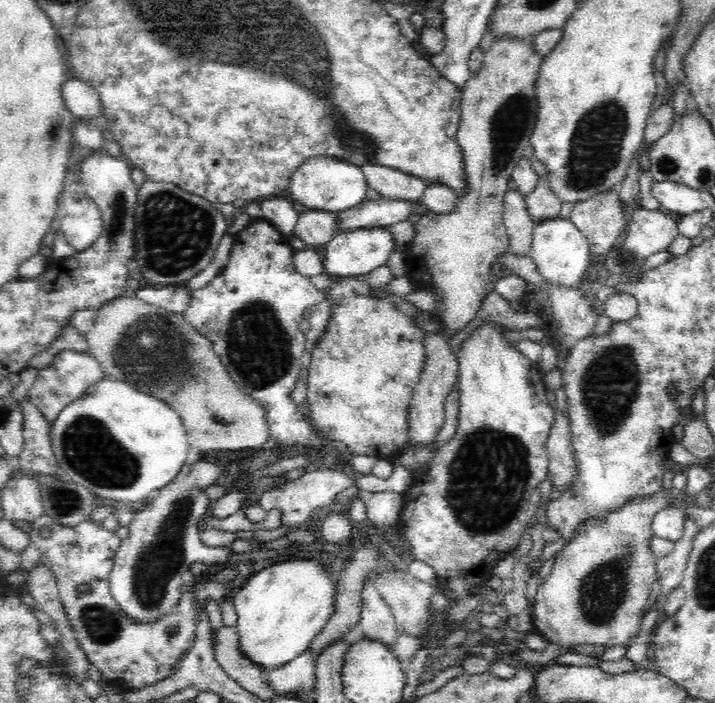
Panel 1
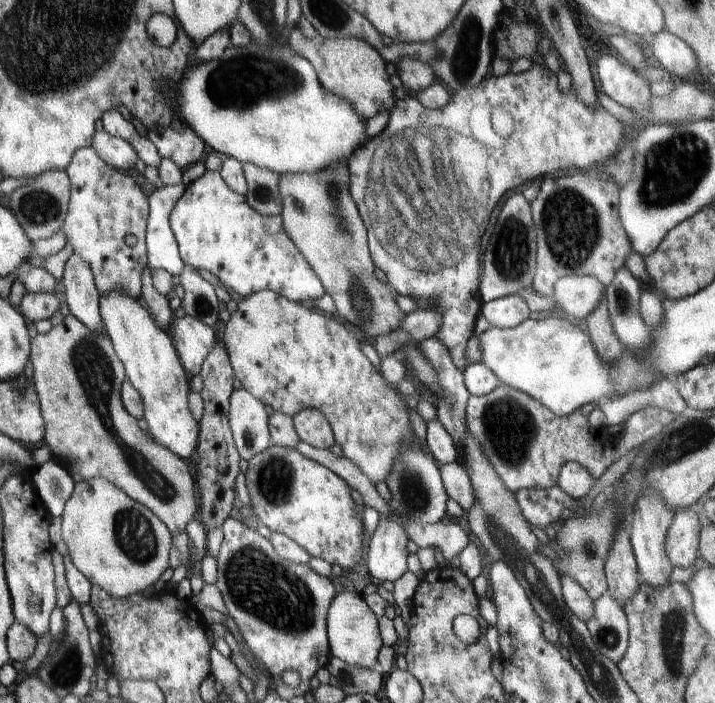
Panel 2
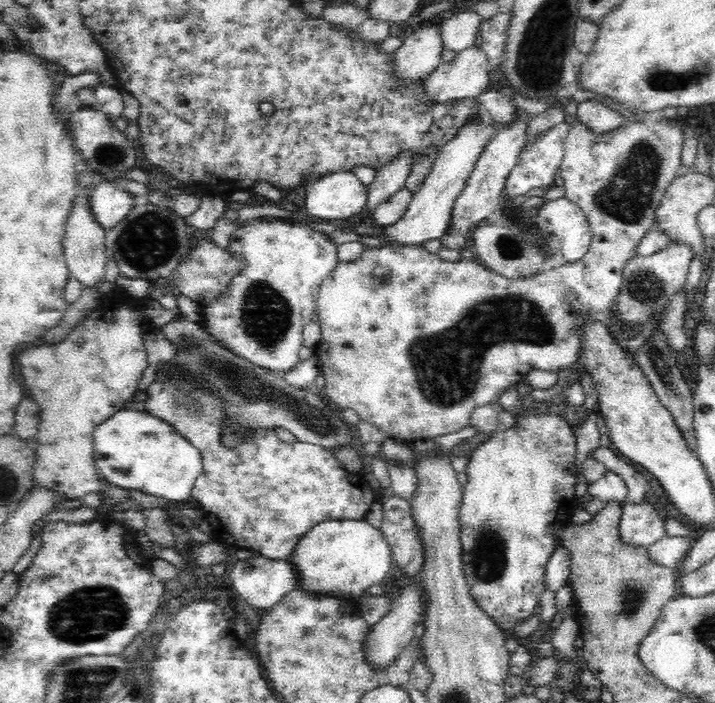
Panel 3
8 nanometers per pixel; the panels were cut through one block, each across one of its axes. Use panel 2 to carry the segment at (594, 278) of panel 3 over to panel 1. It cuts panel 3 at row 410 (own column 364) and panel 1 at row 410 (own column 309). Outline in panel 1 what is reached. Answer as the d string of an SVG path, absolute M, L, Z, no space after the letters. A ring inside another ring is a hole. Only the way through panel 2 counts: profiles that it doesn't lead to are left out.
M367 274L362 276L330 276L332 284L326 288L327 298L332 301L332 314L330 314L330 323L326 333L320 338L316 348L312 350L312 361L310 367L306 370L307 375L307 404L305 408L306 416L310 416L314 420L314 424L321 430L321 434L330 438L330 440L340 440L344 442L351 454L360 456L373 456L378 460L387 458L398 458L406 447L408 438L408 422L410 402L414 396L414 390L418 386L421 373L424 372L426 366L426 351L424 351L424 340L426 340L426 331L420 327L416 327L413 323L415 318L409 314L408 309L401 303L391 302L387 298L377 298L367 282Z

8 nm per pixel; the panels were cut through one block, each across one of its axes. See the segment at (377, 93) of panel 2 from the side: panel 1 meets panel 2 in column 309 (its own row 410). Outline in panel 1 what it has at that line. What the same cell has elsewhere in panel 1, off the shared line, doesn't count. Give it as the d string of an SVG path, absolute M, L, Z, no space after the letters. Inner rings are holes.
M64 350L54 358L49 368L38 372L34 385L28 390L27 396L30 402L44 415L51 428L62 409L66 409L66 406L70 406L78 398L82 398L86 394L86 390L90 390L90 386L98 384L98 381L106 377L108 377L106 371L102 369L102 365L92 357L90 352Z

